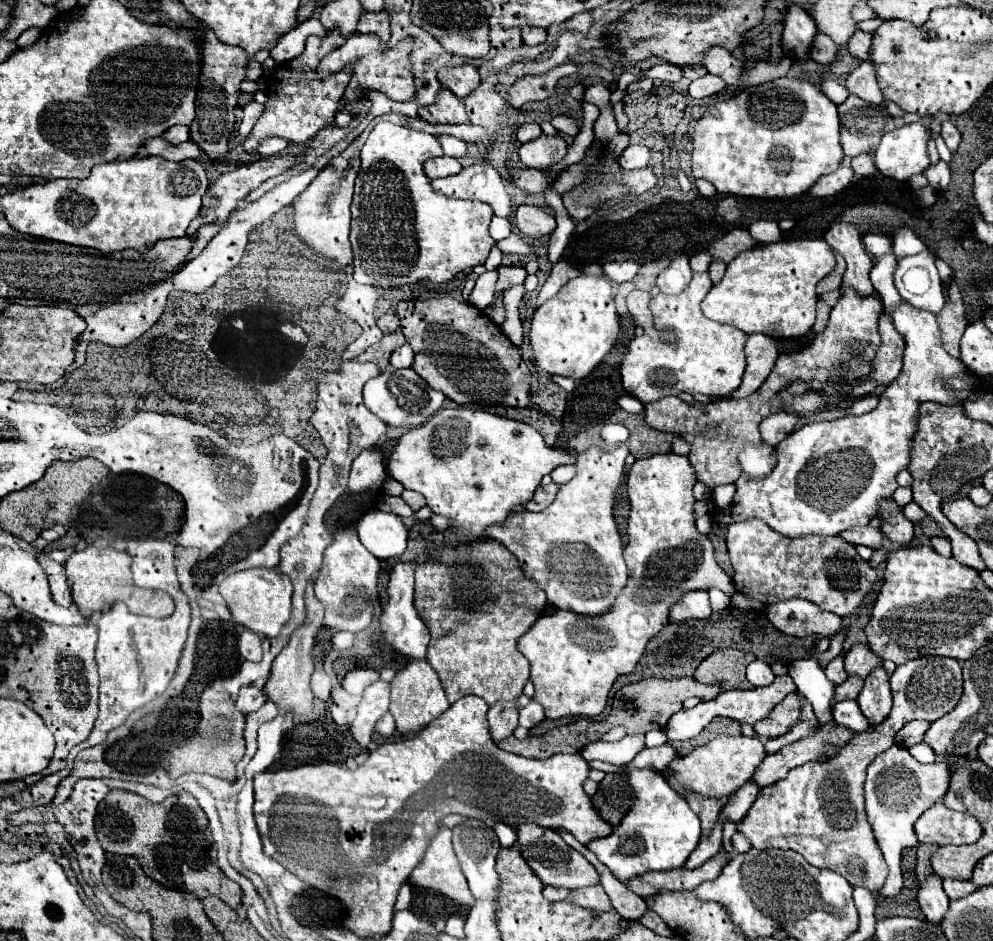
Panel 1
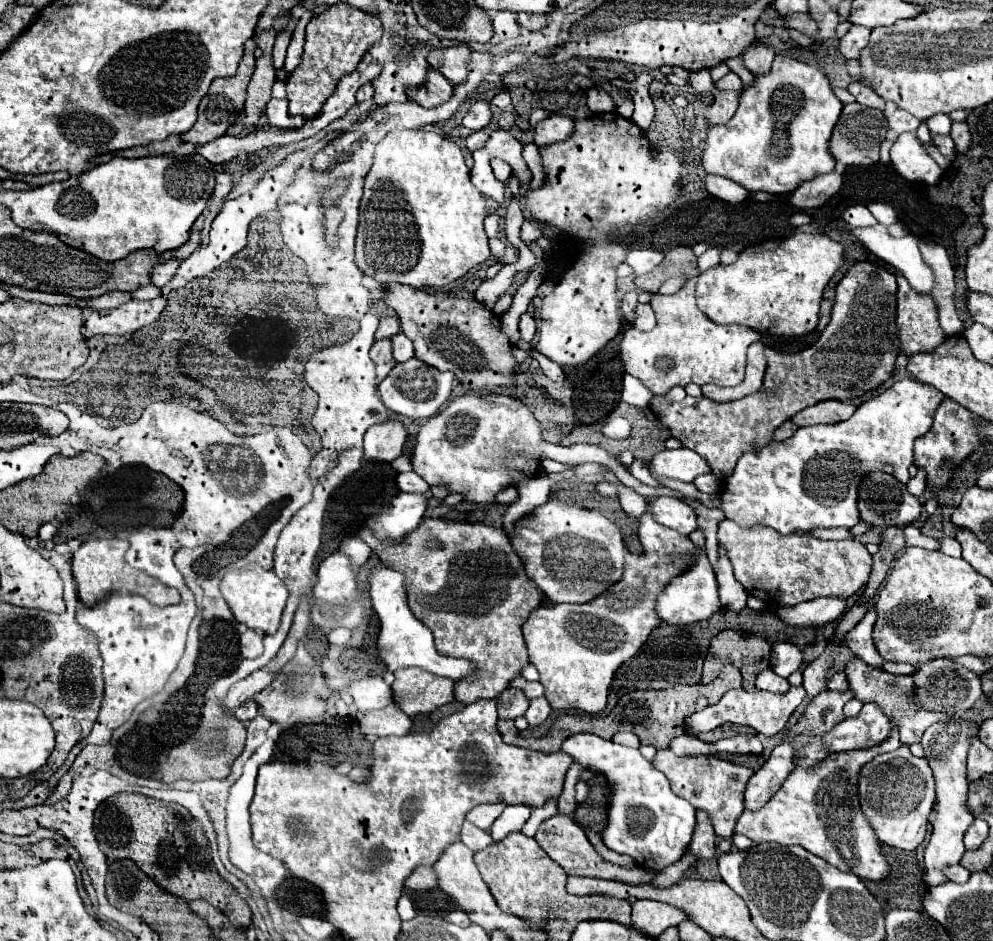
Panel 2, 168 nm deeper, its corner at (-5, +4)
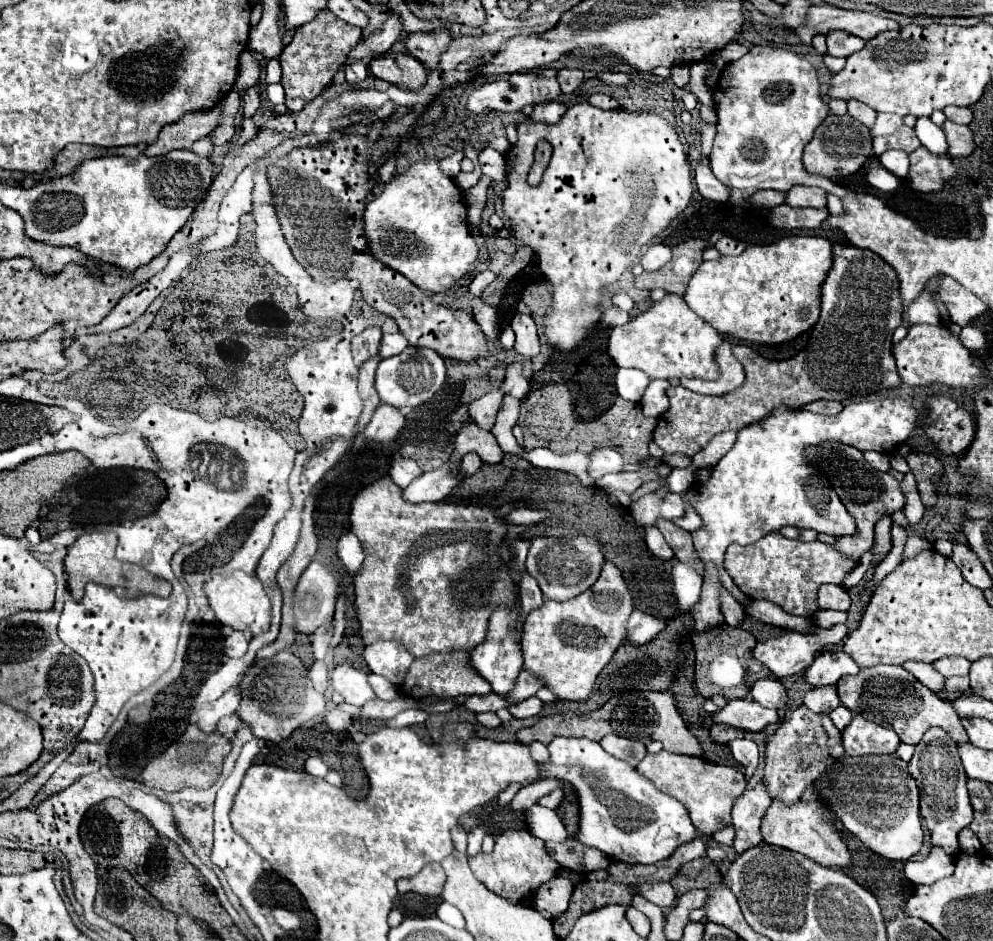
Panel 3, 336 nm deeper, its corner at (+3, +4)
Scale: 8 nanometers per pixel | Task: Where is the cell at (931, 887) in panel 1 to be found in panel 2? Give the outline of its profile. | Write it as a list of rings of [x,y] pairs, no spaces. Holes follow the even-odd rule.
[[[954,717],[948,723],[939,722],[932,725],[928,731],[924,731],[922,747],[926,753],[926,761],[934,773],[934,781],[936,781],[936,805],[934,805],[934,813],[932,813],[934,831],[932,831],[932,837],[928,841],[928,847],[924,853],[924,861],[926,861],[924,881],[928,887],[934,887],[934,885],[948,881],[942,875],[942,869],[946,865],[960,863],[960,859],[966,851],[962,837],[974,821],[974,815],[968,813],[968,807],[966,807],[966,793],[968,793],[966,753],[970,747],[970,735],[968,735],[966,721],[960,717]]]

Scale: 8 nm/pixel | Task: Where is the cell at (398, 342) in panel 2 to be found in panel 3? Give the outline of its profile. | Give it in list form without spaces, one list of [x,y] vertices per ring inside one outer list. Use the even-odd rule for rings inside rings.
[[[392,333],[392,335],[384,335],[382,337],[382,345],[380,345],[380,355],[386,357],[394,357],[398,353],[402,353],[408,347],[408,341],[400,335],[400,333]]]

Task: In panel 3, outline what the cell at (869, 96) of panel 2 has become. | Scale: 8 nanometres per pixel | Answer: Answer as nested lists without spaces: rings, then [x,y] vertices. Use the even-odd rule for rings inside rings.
[[[850,99],[850,101],[848,101],[848,113],[850,113],[854,119],[858,119],[860,123],[868,125],[868,127],[872,127],[874,121],[876,121],[876,111],[874,111],[872,107],[856,101],[856,99]]]

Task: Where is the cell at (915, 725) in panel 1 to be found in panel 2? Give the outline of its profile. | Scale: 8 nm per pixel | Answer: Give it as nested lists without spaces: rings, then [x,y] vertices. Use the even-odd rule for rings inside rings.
[[[852,659],[846,669],[844,669],[846,677],[848,677],[848,683],[850,683],[850,689],[854,693],[854,697],[862,703],[874,703],[878,705],[884,715],[894,721],[894,725],[898,727],[900,731],[900,743],[904,745],[912,745],[912,743],[920,743],[922,739],[922,733],[938,723],[938,721],[950,721],[950,717],[946,713],[938,713],[938,711],[928,711],[928,709],[922,709],[922,705],[916,701],[914,697],[914,681],[912,681],[912,675],[892,675],[892,673],[886,673],[886,671],[880,671],[876,667],[870,667],[868,663],[860,661],[860,659]]]

